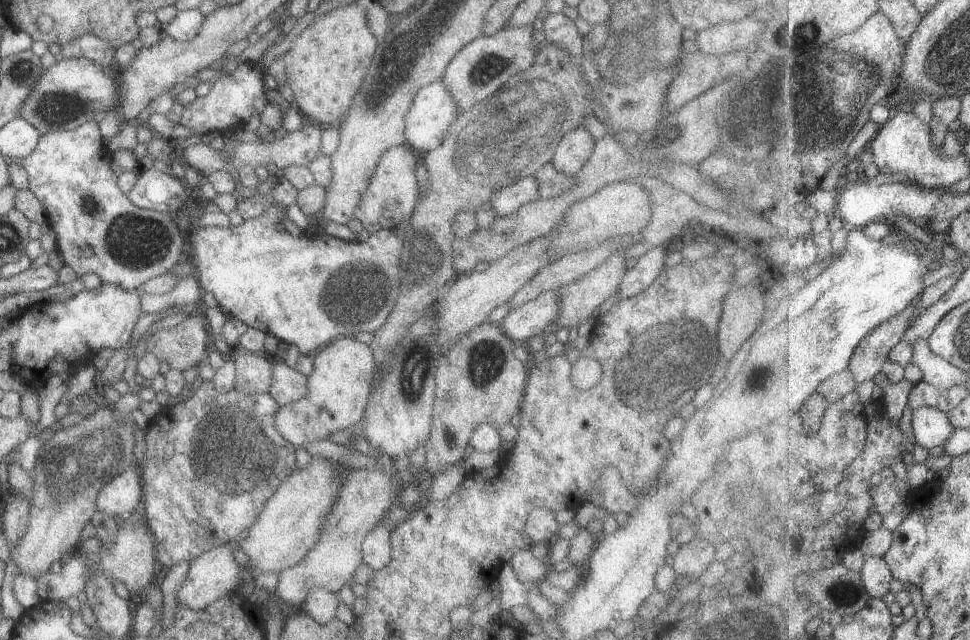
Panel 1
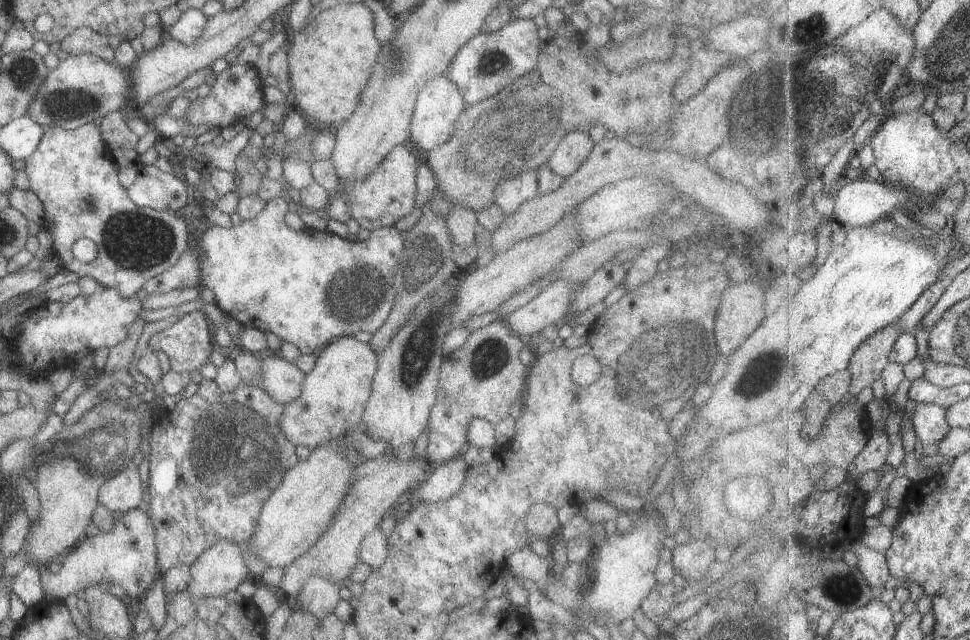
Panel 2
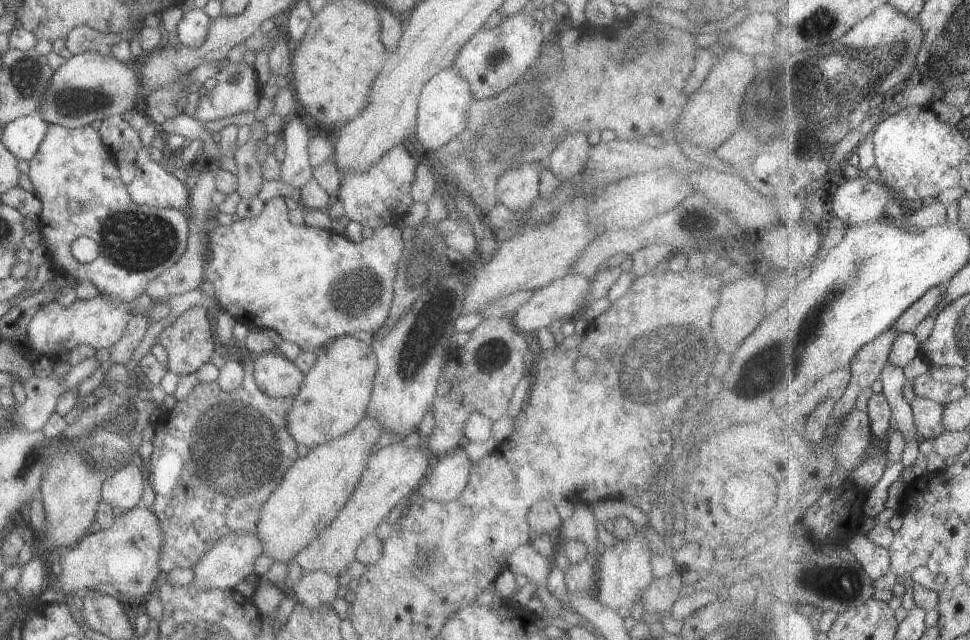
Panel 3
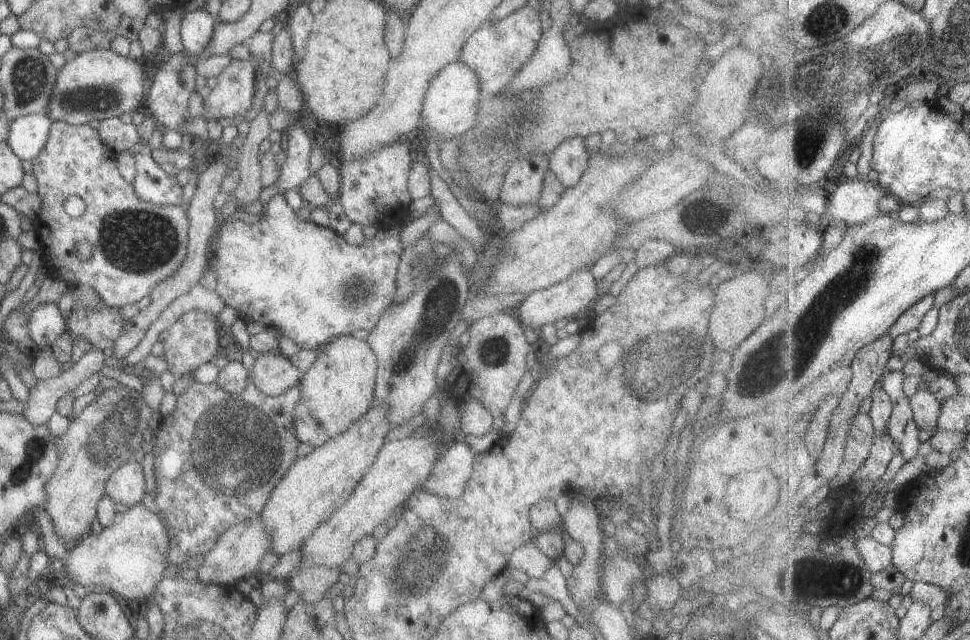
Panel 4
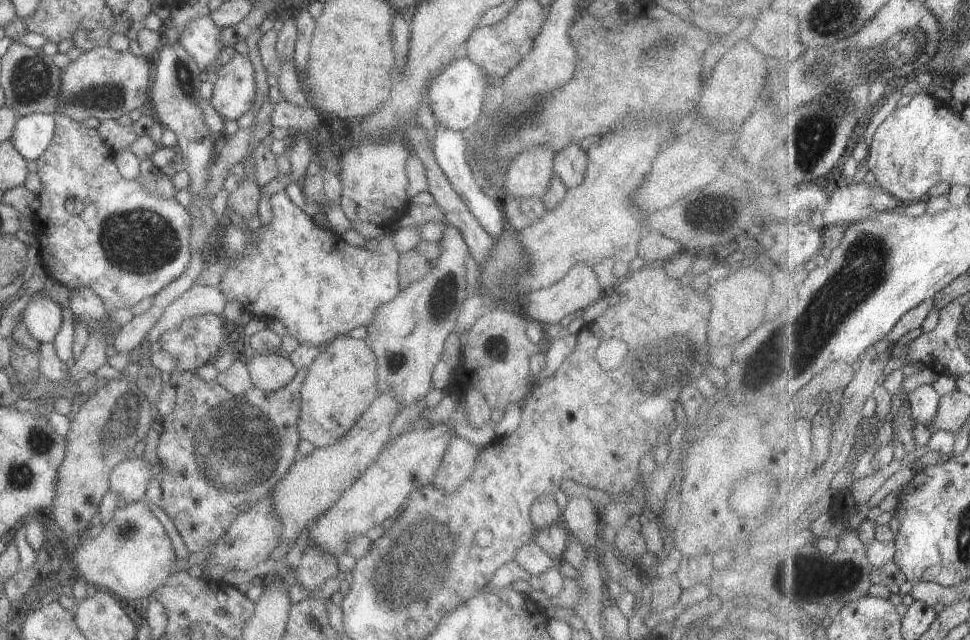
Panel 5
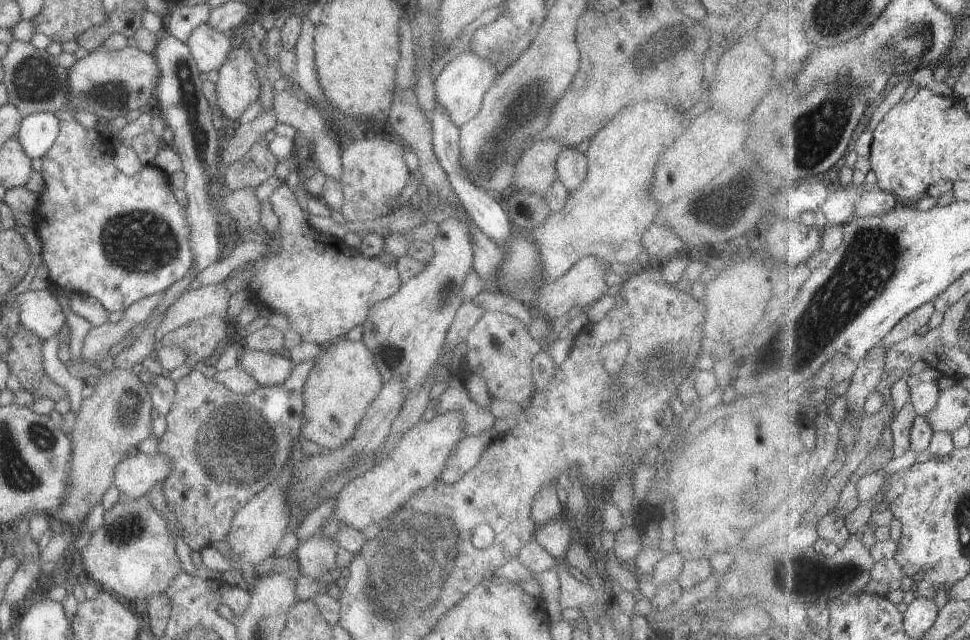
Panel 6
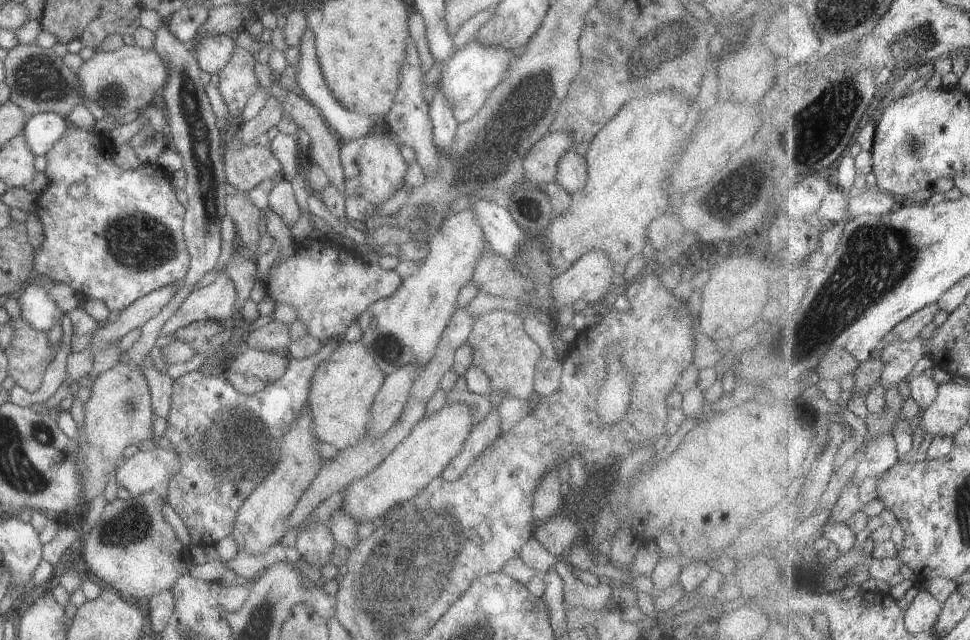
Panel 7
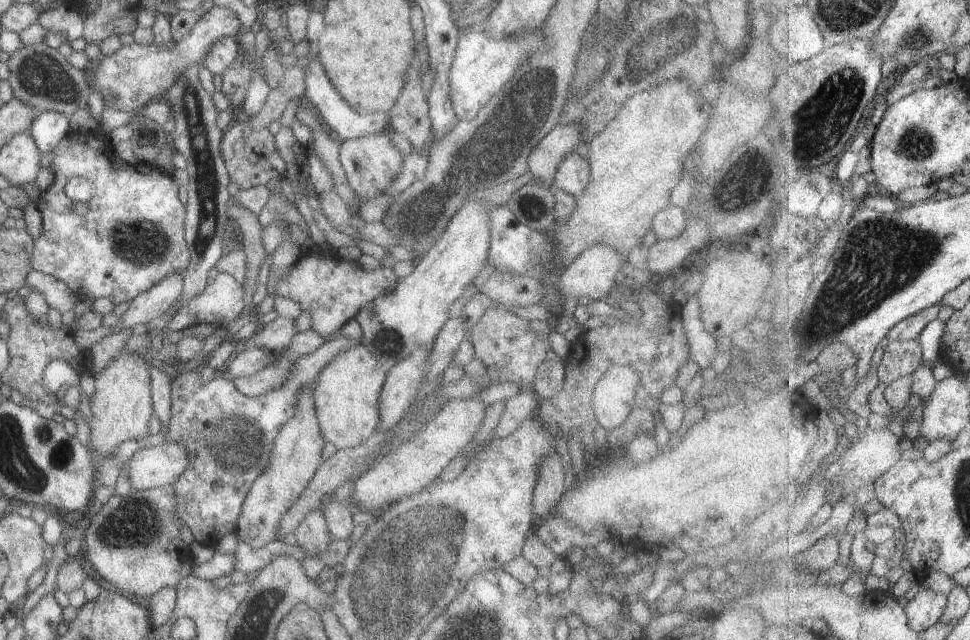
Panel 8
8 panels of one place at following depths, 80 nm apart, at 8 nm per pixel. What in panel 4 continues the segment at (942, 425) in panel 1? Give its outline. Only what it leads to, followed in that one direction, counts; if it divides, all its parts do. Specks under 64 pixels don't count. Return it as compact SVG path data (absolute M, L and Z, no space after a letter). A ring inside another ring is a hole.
M917 390L910 398L915 423L921 431L935 433L940 430L938 419L942 412L942 402L931 391Z

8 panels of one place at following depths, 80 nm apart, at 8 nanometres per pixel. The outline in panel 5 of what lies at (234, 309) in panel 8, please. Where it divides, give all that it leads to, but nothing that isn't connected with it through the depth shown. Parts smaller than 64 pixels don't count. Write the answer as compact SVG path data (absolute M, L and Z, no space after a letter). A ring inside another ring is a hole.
M195 283L165 307L157 322L146 332L144 340L147 343L157 341L162 332L176 327L188 316L207 313L219 315L225 303L224 296L216 286Z

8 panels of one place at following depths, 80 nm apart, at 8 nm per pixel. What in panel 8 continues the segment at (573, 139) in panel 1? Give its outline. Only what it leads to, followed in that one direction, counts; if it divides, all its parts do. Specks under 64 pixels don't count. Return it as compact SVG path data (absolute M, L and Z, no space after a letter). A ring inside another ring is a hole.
M571 151L556 166L555 176L548 184L576 197L585 188L589 176L586 159Z

